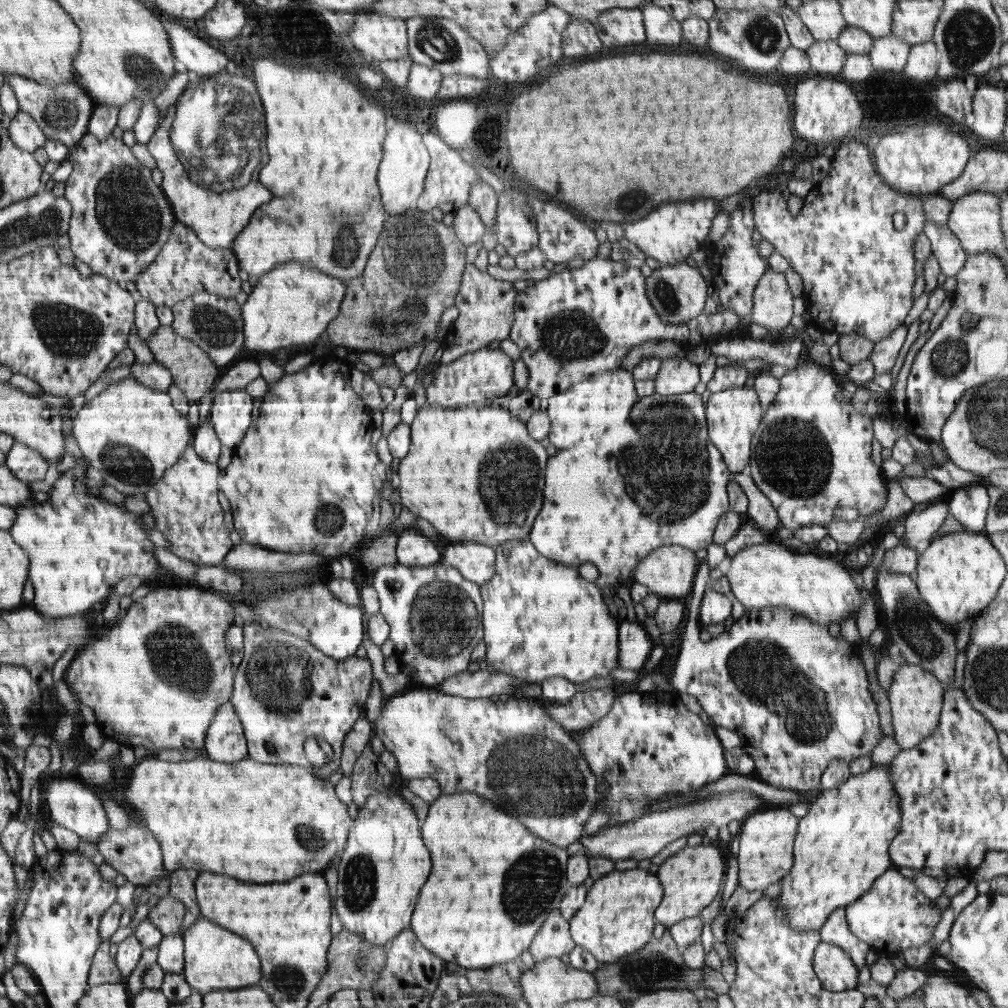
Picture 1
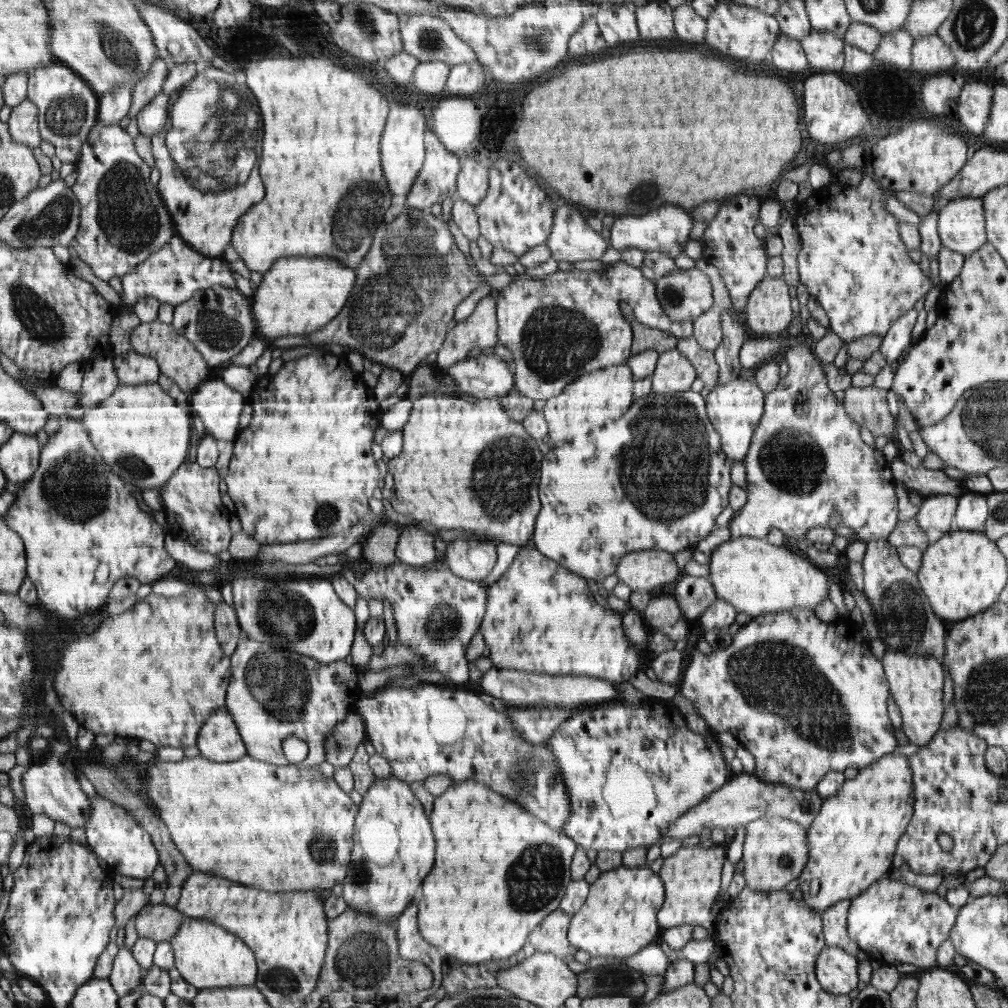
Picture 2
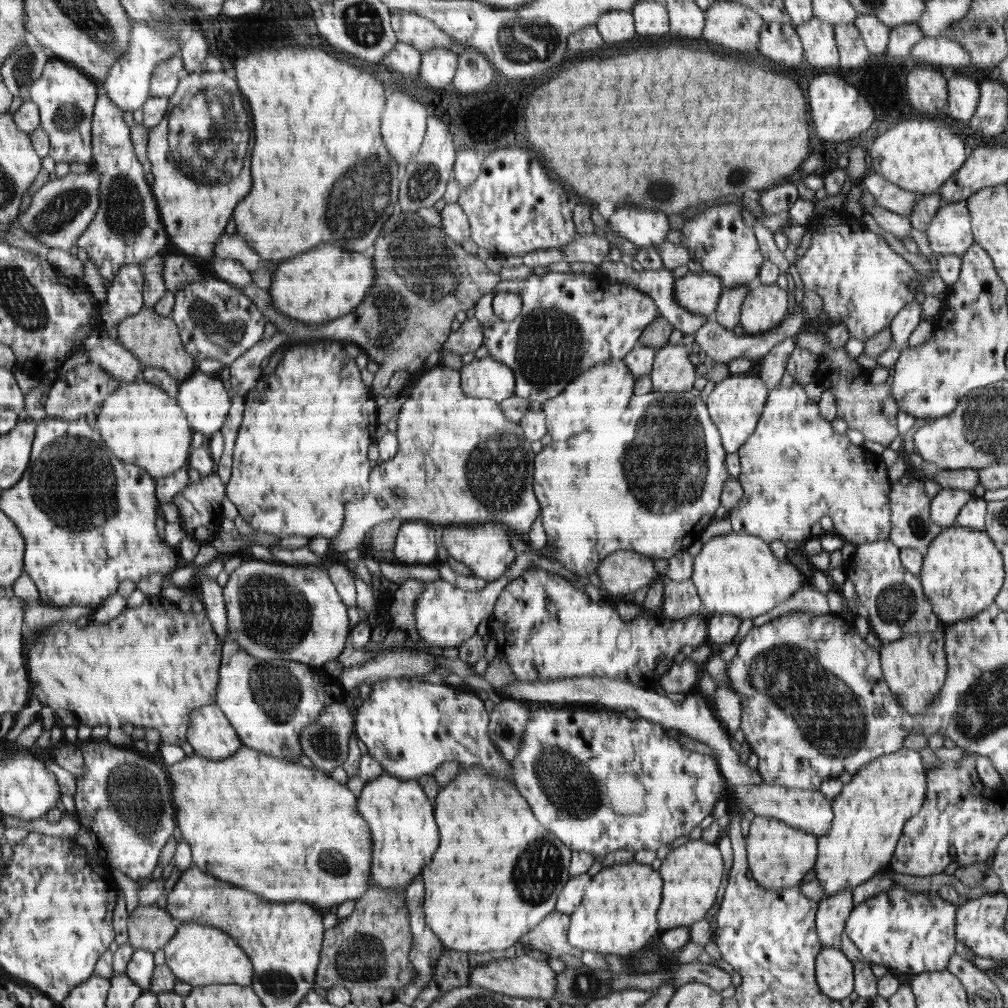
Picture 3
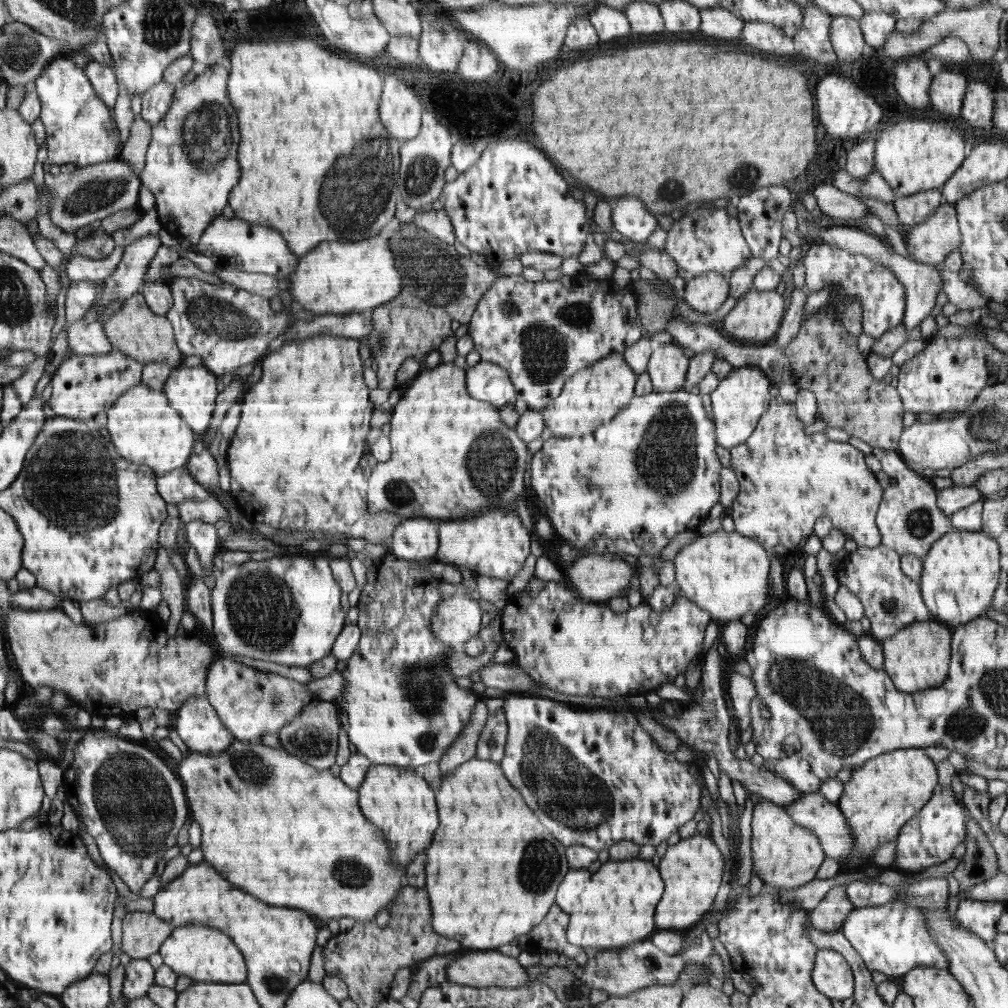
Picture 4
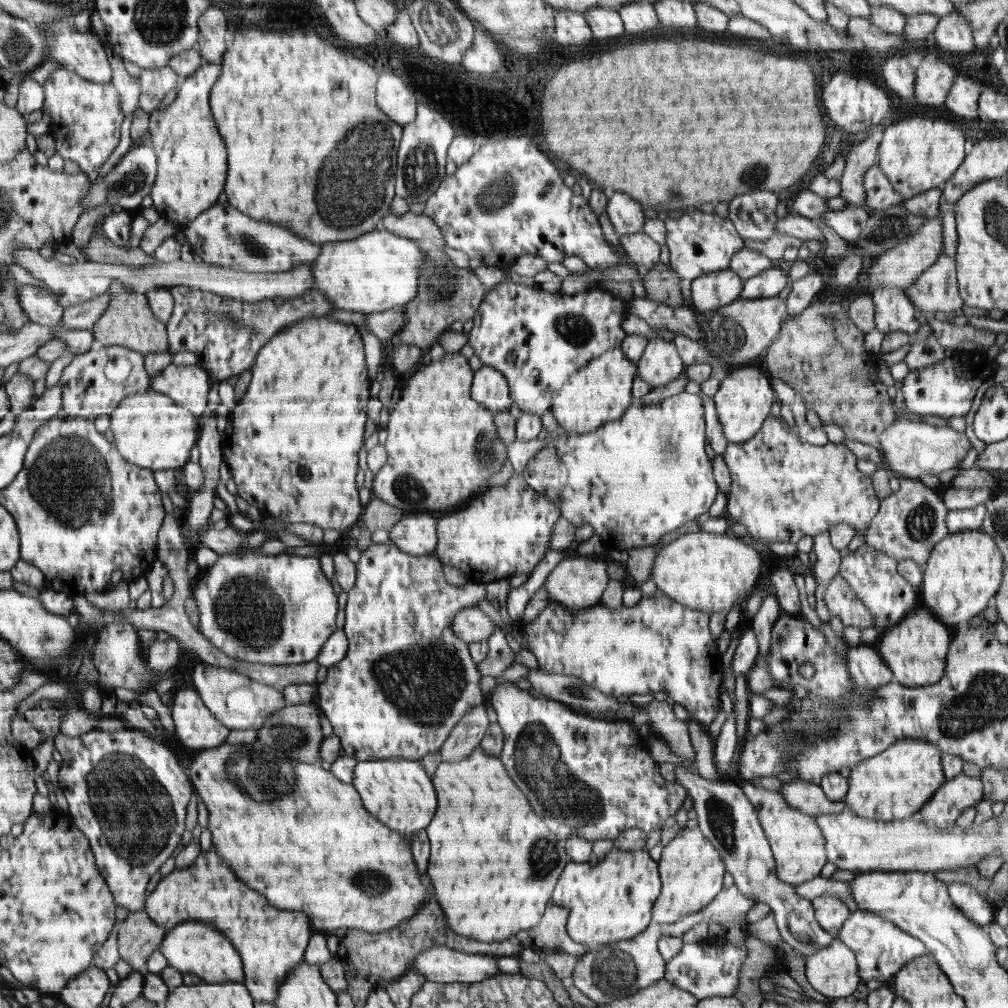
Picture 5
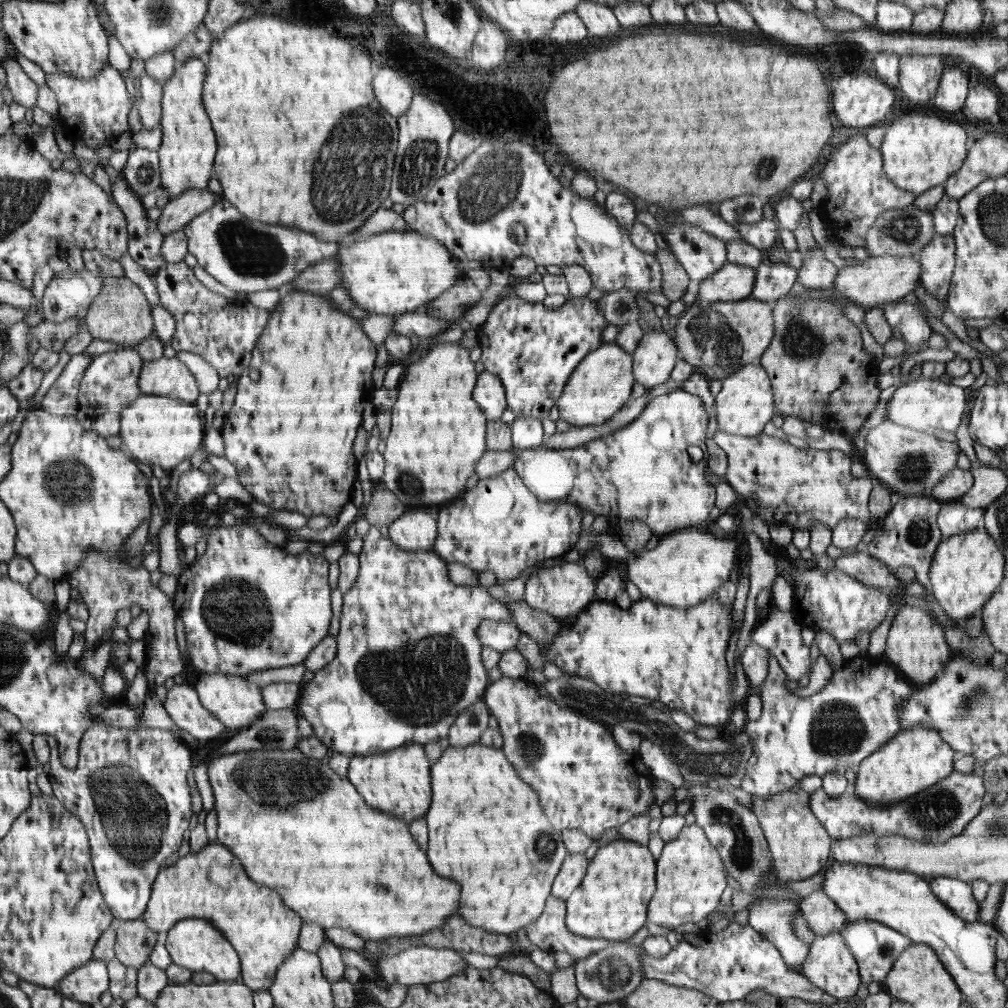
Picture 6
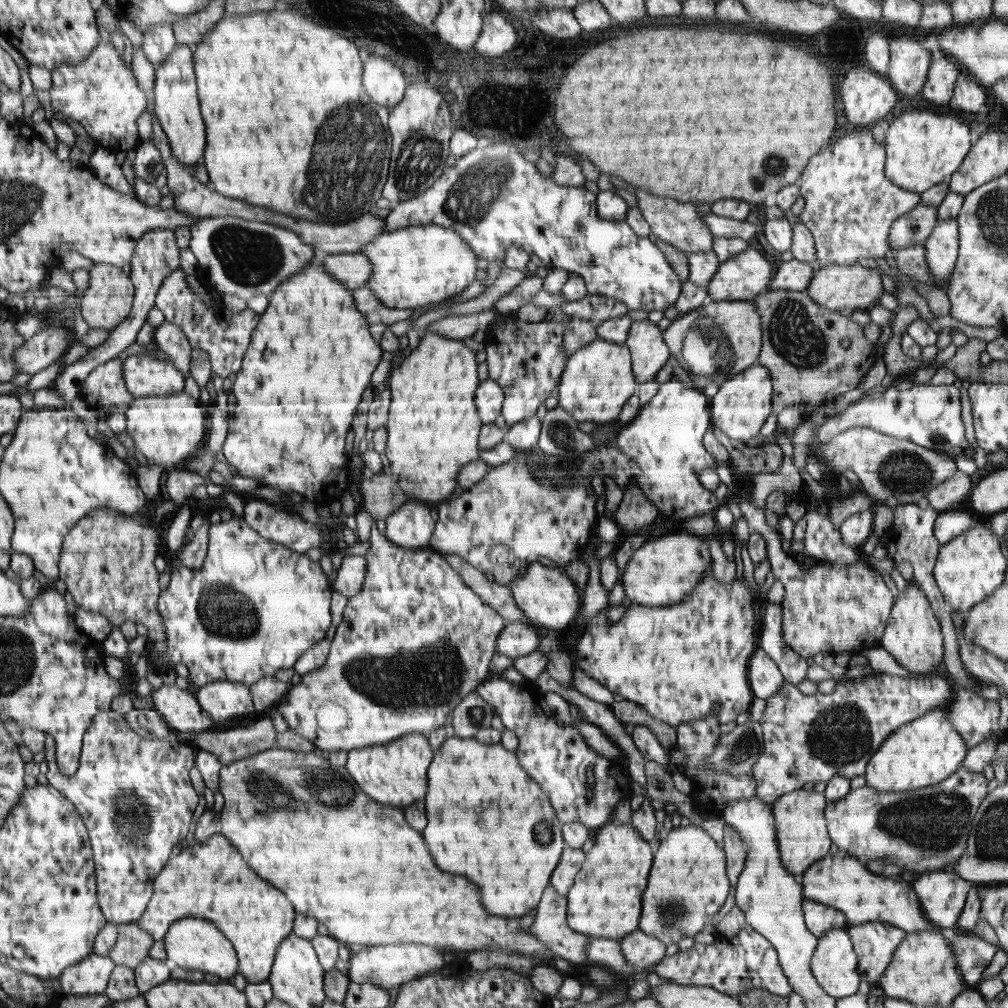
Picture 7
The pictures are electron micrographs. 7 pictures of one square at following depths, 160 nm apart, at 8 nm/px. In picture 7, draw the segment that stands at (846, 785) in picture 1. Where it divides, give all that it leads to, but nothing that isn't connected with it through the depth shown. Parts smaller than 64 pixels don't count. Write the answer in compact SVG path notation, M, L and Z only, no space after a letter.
M934 709L919 716L916 720L911 720L908 724L903 724L893 733L890 733L890 736L868 761L863 774L866 779L865 785L875 788L878 792L906 792L938 784L964 766L963 762L967 751L965 740L947 719L947 714L942 710Z

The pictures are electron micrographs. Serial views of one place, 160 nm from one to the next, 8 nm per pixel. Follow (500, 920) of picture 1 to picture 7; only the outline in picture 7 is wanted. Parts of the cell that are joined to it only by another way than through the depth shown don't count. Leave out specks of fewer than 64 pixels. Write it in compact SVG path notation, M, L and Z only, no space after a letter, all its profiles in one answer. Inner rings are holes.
M468 736L447 738L434 755L428 770L428 790L425 794L426 844L438 856L438 864L446 872L470 876L482 892L486 892L486 908L502 917L519 917L537 908L544 889L550 885L551 874L560 862L564 841L553 804L537 780L534 780L516 760L517 754L506 750L502 743L489 745ZM478 808L486 814L490 808L496 812L492 822L478 820Z

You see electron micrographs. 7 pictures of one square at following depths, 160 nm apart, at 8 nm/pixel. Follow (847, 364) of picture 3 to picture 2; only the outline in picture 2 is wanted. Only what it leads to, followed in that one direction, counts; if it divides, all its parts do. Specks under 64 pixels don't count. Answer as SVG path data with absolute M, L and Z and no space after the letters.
M854 387L844 390L845 413L860 426L868 428L873 436L892 438L896 434L895 418L888 410L886 393L888 389L878 387Z

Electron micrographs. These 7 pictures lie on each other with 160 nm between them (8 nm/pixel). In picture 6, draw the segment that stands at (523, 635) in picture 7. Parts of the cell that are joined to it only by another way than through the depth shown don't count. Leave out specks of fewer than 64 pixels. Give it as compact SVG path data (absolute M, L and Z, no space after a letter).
M483 620L477 636L484 646L491 647L496 652L517 650L521 630L512 621Z

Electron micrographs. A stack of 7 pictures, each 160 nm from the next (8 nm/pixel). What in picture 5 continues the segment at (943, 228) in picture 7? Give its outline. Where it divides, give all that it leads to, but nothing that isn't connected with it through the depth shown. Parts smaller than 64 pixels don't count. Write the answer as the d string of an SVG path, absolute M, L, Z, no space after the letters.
M942 251L936 262L904 290L904 294L927 316L961 308L955 259Z

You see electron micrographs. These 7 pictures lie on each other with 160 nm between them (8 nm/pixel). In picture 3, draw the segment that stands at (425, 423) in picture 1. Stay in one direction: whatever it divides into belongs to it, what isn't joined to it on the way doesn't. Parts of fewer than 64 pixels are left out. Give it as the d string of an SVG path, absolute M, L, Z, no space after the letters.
M440 365L440 370L438 370L436 366L429 372L422 374L414 388L412 387L408 393L409 396L404 401L404 404L402 404L396 418L398 420L398 430L396 430L398 454L375 465L370 475L369 495L366 496L366 500L355 501L354 503L348 504L342 531L338 533L338 537L334 537L330 540L329 548L339 553L346 553L351 549L356 549L362 542L367 542L367 538L373 526L392 519L430 522L439 527L500 523L508 528L508 531L512 532L513 535L518 535L522 538L522 535L528 534L526 532L514 532L518 530L530 530L530 526L534 524L534 520L536 520L536 516L538 516L538 512L540 512L540 506L538 506L539 500L536 500L537 496L534 496L534 492L532 492L532 482L534 482L534 480L532 480L532 472L535 471L534 452L532 452L532 448L530 448L531 442L528 442L528 439L525 437L525 431L521 425L510 421L505 416L505 411L501 408L501 404L497 401L474 398L466 395L466 392L461 387L461 372L459 370L442 370L442 365Z

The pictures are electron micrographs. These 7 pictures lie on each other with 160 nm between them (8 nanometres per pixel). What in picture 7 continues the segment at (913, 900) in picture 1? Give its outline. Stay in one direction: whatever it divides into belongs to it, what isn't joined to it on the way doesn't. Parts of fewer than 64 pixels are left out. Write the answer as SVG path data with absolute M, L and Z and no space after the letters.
M878 921L847 926L846 932L857 954L861 980L877 985L907 932Z

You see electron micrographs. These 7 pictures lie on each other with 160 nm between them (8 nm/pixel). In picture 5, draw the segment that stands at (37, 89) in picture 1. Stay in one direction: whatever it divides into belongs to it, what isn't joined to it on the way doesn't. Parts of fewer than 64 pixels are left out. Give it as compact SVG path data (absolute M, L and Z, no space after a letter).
M64 68L57 69L42 88L45 96L42 112L50 113L51 135L56 141L56 162L64 164L72 160L82 172L97 178L98 168L108 160L121 138L124 113L116 88L111 83L84 80Z

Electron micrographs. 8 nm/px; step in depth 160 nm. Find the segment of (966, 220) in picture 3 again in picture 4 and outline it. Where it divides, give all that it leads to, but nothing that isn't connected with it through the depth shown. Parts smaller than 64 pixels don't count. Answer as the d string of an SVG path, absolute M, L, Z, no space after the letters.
M943 203L928 220L907 227L903 235L906 250L918 263L943 263L950 252L959 250L961 243L955 206Z

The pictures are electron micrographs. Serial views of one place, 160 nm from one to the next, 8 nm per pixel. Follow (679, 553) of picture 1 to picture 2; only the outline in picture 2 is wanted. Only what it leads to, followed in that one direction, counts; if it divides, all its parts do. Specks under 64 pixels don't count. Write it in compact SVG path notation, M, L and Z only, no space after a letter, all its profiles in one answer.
M650 549L622 556L615 575L634 591L663 588L669 594L684 572L677 567L674 554Z

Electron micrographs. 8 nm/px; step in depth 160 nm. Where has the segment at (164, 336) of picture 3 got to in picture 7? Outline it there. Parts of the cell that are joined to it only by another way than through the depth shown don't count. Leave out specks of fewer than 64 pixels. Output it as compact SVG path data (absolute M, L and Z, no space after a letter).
M95 263L89 271L90 278L84 295L80 298L80 310L83 319L90 329L114 330L120 323L128 318L133 310L136 286L132 278L122 271L118 265Z

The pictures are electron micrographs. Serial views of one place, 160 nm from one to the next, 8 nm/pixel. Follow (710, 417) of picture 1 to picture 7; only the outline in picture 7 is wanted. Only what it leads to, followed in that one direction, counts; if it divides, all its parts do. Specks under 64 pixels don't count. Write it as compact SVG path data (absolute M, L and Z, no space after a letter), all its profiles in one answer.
M760 364L752 365L746 368L745 371L739 372L736 376L723 381L723 383L719 385L717 394L711 398L710 412L712 424L730 438L739 440L740 442L750 440L752 436L758 436L760 428L762 428L766 418L773 412L773 387L770 371Z

